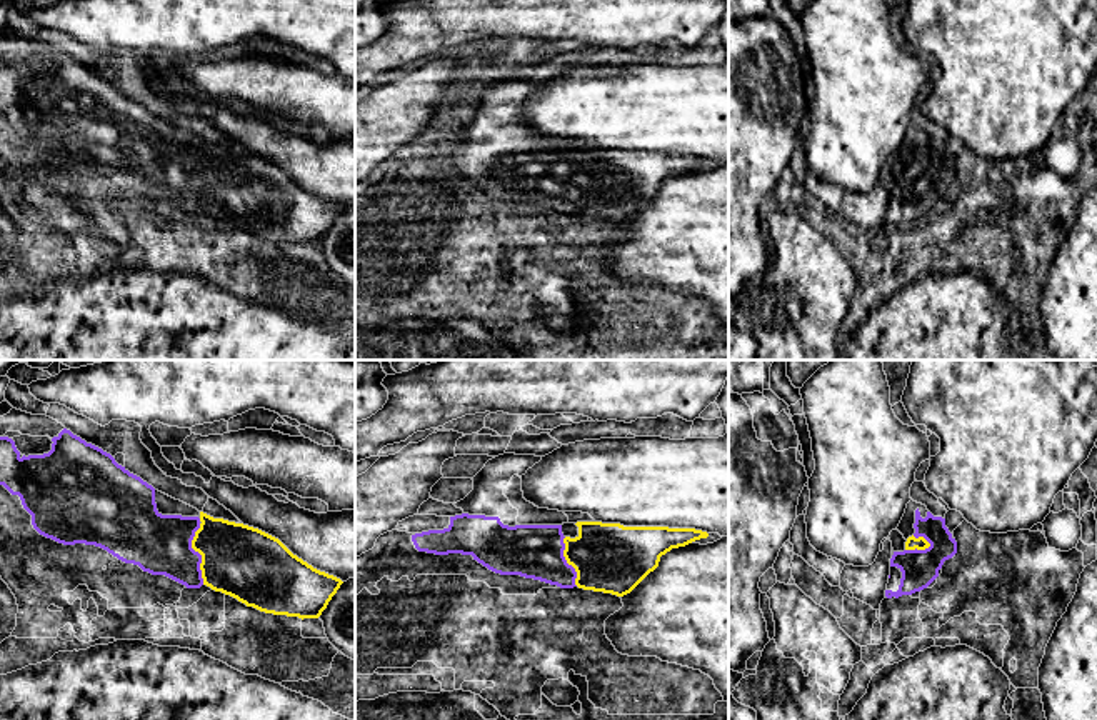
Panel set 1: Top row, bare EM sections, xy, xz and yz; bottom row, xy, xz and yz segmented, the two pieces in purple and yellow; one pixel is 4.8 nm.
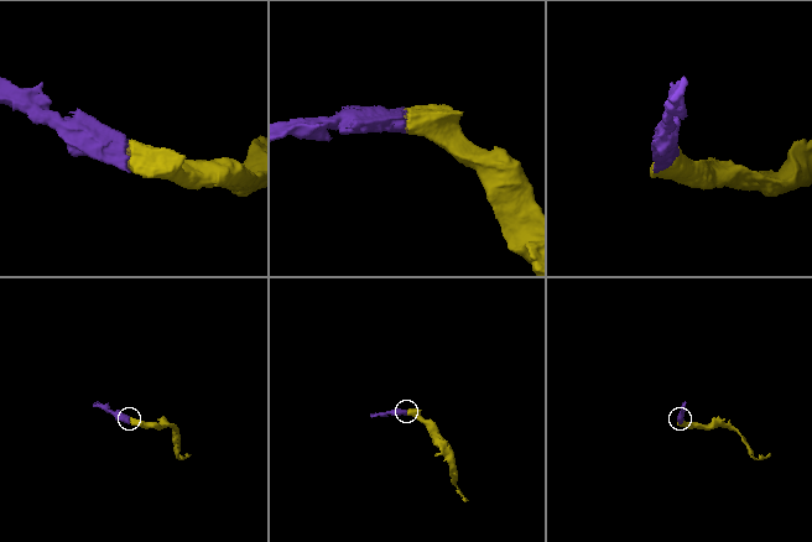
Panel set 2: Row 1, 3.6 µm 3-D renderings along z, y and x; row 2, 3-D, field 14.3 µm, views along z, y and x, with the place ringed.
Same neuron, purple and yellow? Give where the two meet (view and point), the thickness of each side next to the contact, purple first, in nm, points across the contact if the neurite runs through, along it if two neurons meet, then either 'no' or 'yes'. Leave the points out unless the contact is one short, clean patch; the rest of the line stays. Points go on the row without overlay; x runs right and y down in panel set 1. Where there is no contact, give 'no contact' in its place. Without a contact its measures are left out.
meets purple in xy at (199, 180); 280 nm thick on the purple side, 360 nm on the other; runs through xy (159, 170), (199, 180), (247, 190); yes

